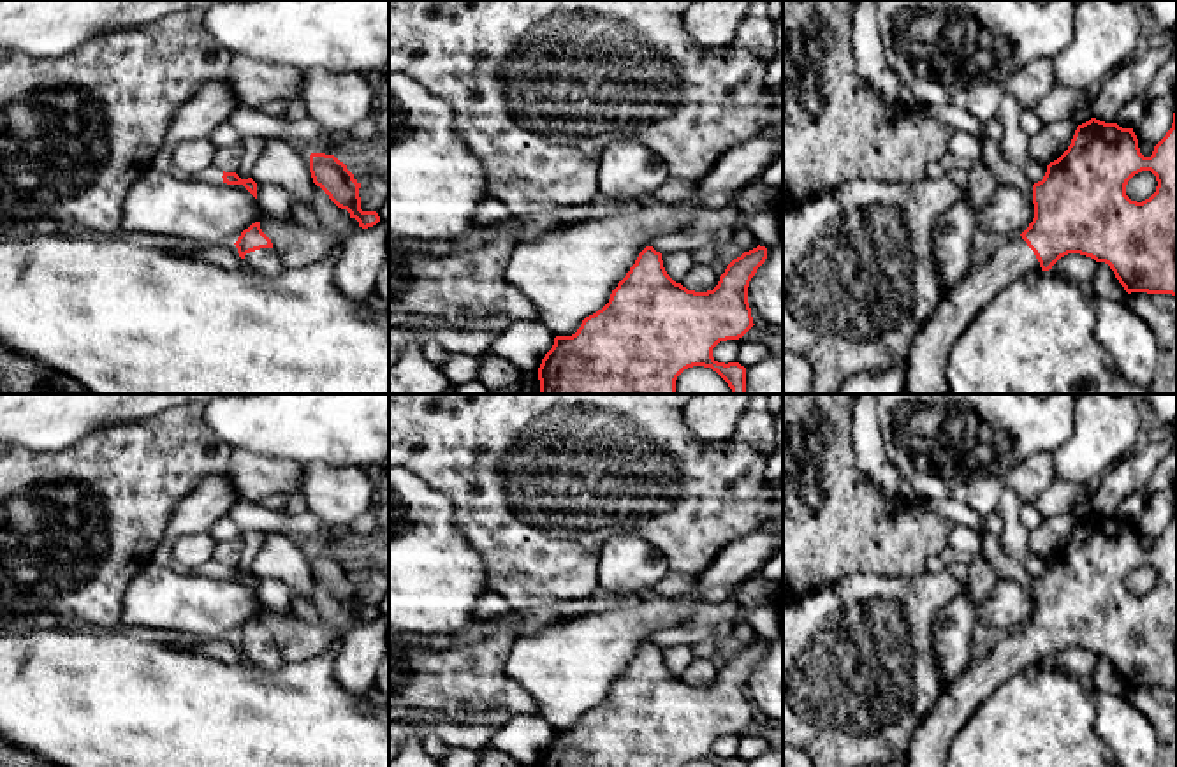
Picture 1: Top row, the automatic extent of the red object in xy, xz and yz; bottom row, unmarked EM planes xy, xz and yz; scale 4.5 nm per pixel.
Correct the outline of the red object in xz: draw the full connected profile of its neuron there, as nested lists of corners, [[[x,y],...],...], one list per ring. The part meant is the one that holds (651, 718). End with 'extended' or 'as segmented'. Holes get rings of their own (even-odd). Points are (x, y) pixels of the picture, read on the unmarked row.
[[[758,639],[734,653],[713,684],[695,686],[676,677],[663,661],[662,647],[646,640],[609,697],[586,711],[575,728],[554,732],[538,767],[683,767],[693,760],[746,767],[739,756],[718,756],[713,742],[720,735],[742,732],[755,720],[748,681],[765,653],[767,642]]] | as segmented

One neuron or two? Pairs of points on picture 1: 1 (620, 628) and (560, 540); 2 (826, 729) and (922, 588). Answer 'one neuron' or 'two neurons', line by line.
1: two neurons
2: one neuron

